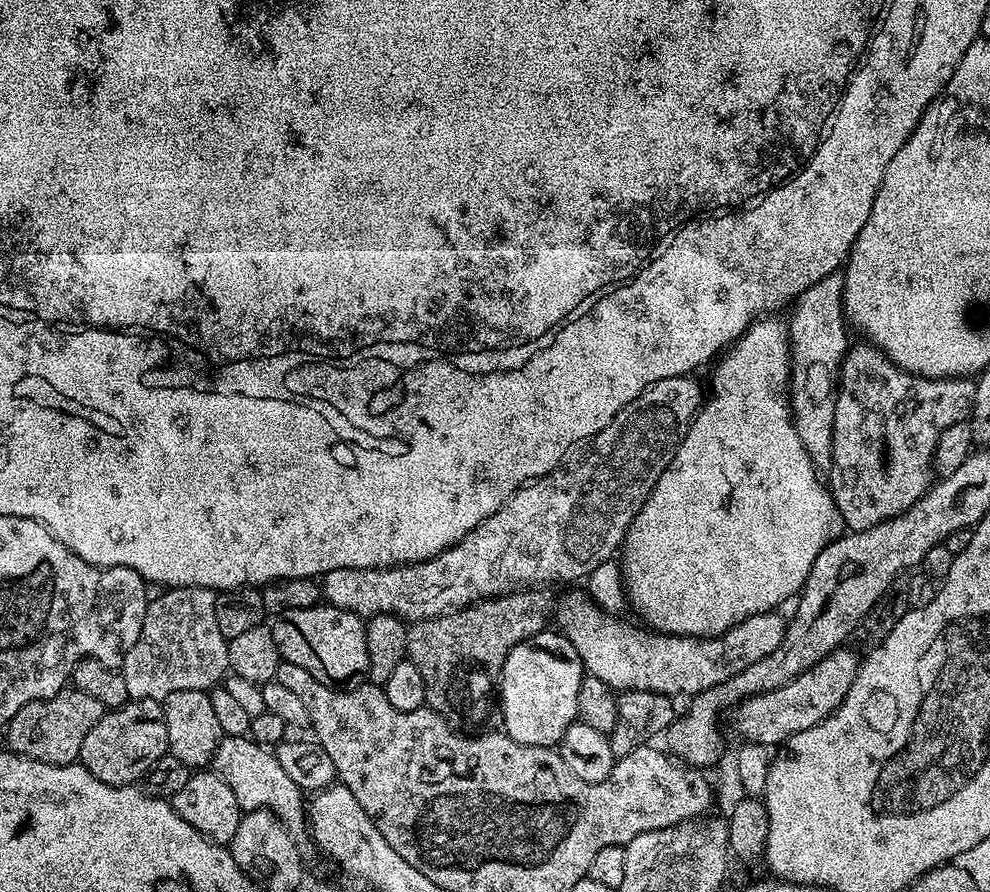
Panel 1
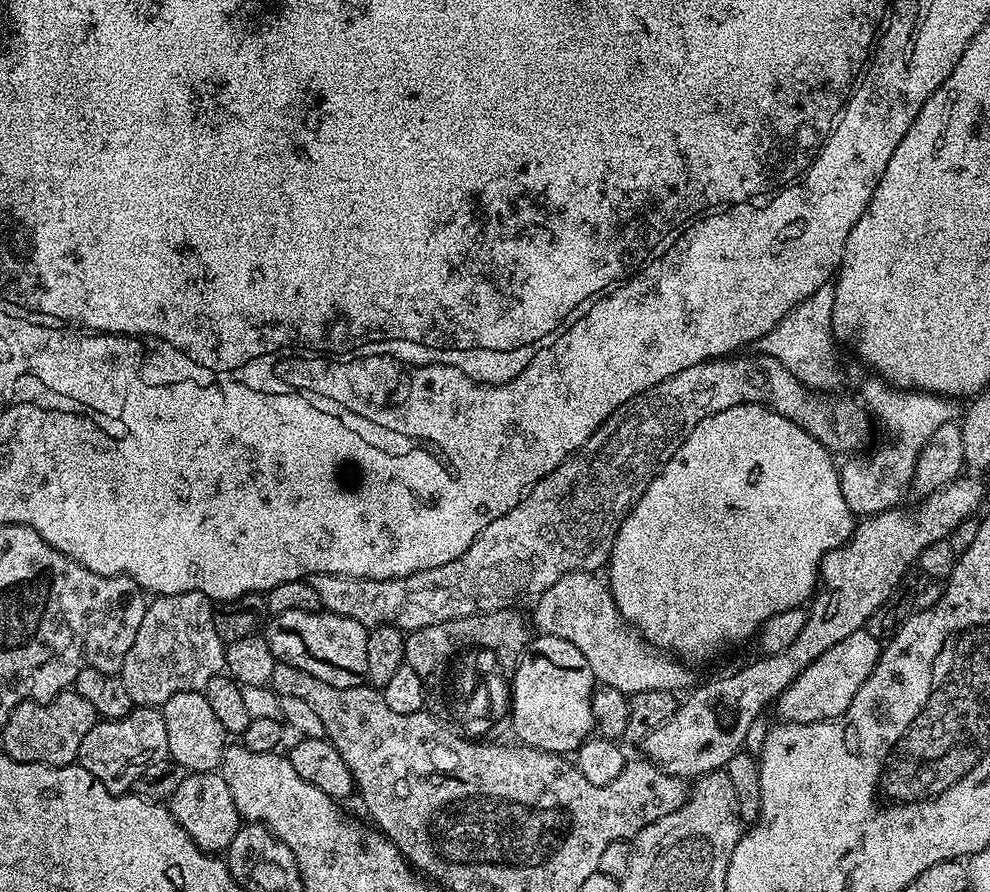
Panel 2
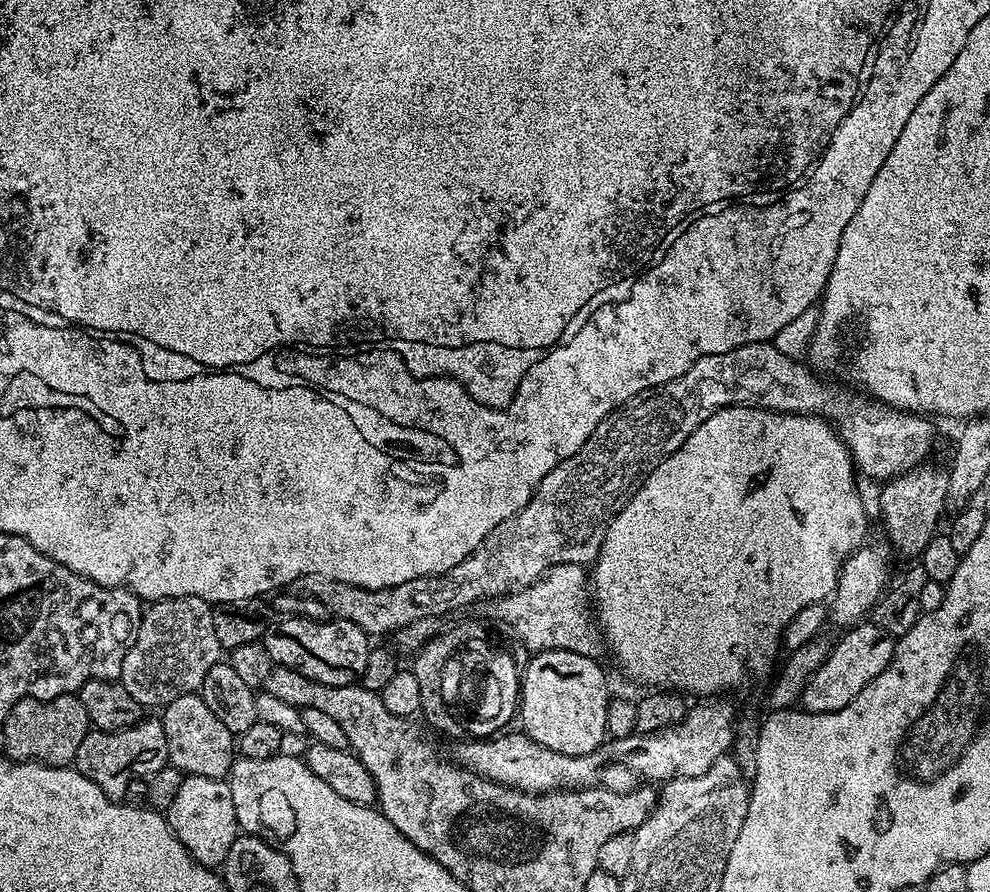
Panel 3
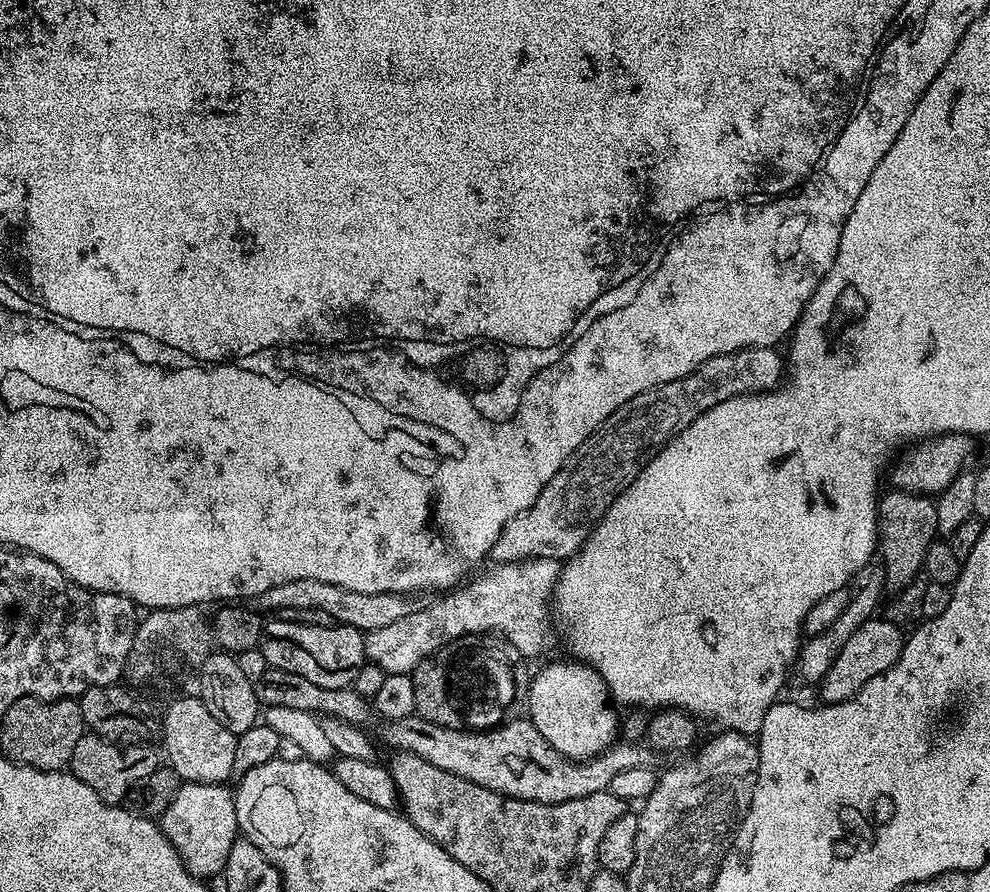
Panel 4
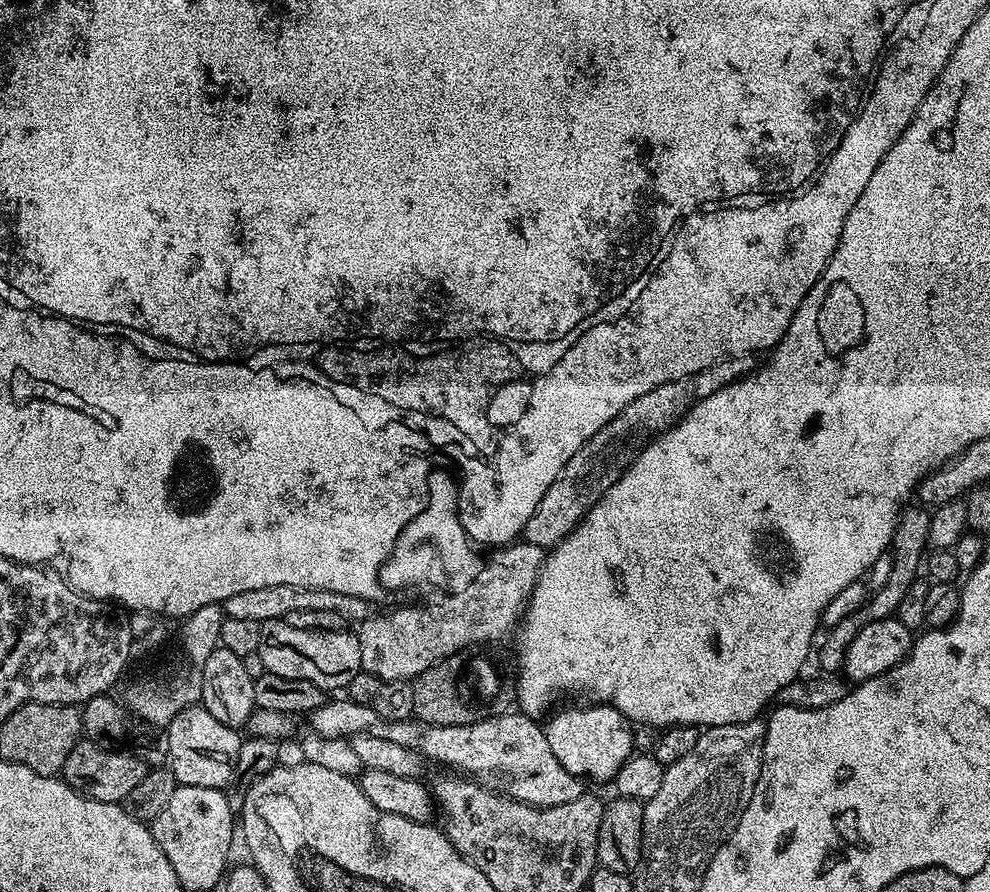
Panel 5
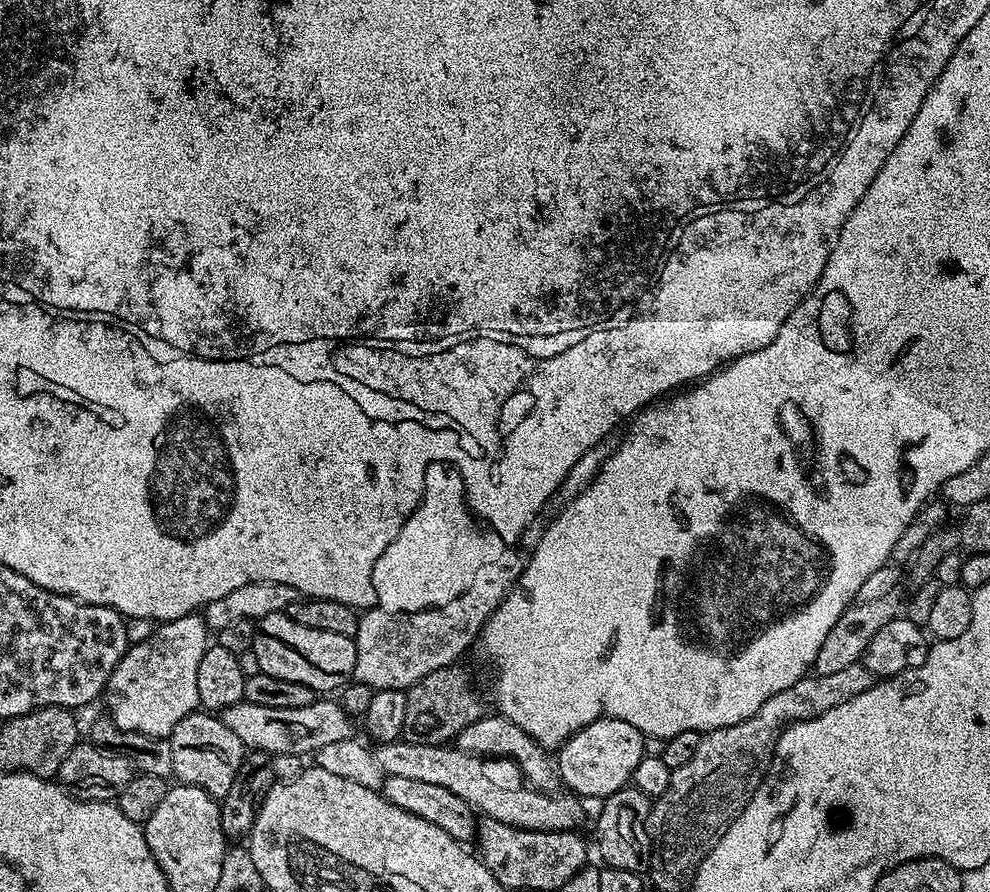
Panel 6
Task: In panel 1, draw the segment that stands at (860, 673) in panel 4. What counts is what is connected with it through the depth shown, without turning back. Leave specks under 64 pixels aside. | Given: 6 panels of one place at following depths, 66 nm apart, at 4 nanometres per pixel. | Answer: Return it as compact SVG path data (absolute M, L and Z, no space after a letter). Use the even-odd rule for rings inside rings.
M841 646L801 676L795 676L790 682L786 682L786 686L748 697L734 709L736 732L741 736L740 740L765 746L779 746L794 733L810 730L810 726L822 722L838 710L861 663L859 655L856 657L848 646Z

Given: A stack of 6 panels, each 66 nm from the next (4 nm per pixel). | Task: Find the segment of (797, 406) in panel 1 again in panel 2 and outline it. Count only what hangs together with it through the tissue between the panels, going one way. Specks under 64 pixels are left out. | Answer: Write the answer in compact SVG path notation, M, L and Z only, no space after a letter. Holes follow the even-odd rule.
M827 284L804 299L778 322L774 330L768 331L757 340L755 349L759 355L776 358L799 381L816 391L835 389L838 382L838 342L833 332L835 287ZM838 349L838 350L837 350Z

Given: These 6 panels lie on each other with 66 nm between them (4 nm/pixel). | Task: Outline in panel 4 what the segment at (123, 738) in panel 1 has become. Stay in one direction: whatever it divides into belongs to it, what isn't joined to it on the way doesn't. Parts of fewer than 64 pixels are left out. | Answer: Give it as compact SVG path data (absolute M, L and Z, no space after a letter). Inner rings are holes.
M86 734L78 738L78 746L74 746L70 771L73 776L86 782L86 786L90 786L90 790L94 790L98 798L102 798L107 804L119 805L138 781L146 778L146 774L154 774L154 770L161 767L162 756L157 749L156 752L144 742L119 744L105 740L102 736Z

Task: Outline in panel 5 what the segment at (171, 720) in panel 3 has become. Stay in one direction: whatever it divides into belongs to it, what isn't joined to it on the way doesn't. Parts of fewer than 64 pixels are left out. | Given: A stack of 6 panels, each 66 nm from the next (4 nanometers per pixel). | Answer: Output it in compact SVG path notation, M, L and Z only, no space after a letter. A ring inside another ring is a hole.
M203 706L183 708L166 725L168 754L166 766L174 774L177 785L227 789L227 784L238 774L239 748L242 736L237 729L214 718Z

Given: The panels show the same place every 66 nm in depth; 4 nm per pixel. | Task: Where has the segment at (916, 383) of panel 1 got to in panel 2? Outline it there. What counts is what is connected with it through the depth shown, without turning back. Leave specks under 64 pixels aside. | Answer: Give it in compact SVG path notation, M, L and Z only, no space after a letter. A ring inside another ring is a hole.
M883 378L872 379L876 380L866 381L864 389L858 392L859 399L873 417L880 416L893 439L869 456L853 455L838 468L842 498L846 498L846 506L850 506L852 513L860 518L885 512L887 508L897 507L901 503L904 491L907 493L912 487L914 466L918 462L918 454L922 454L922 446L926 446L926 438L930 438L938 426L953 423L962 412L961 405L956 405L959 403L947 396L901 390Z

